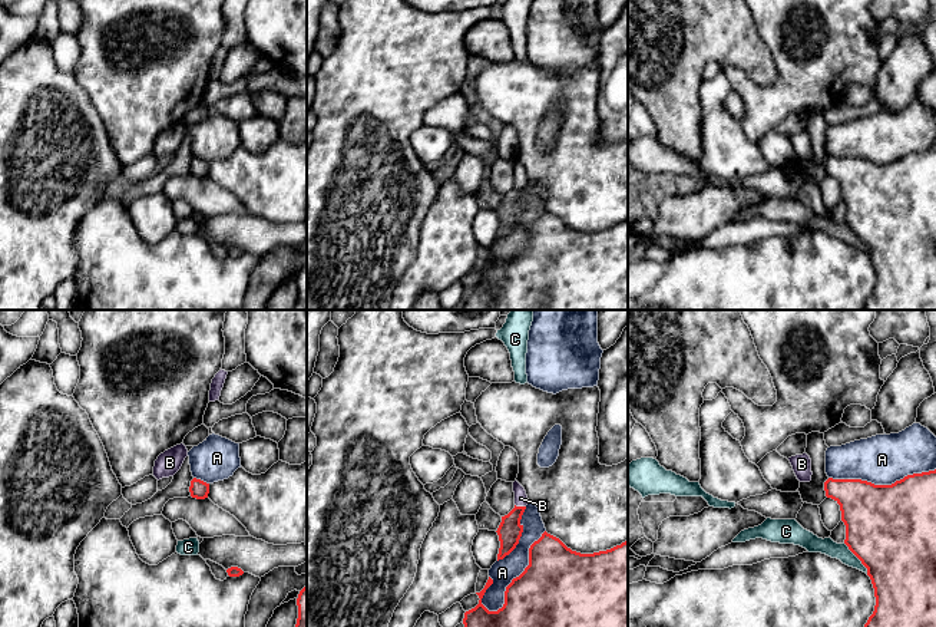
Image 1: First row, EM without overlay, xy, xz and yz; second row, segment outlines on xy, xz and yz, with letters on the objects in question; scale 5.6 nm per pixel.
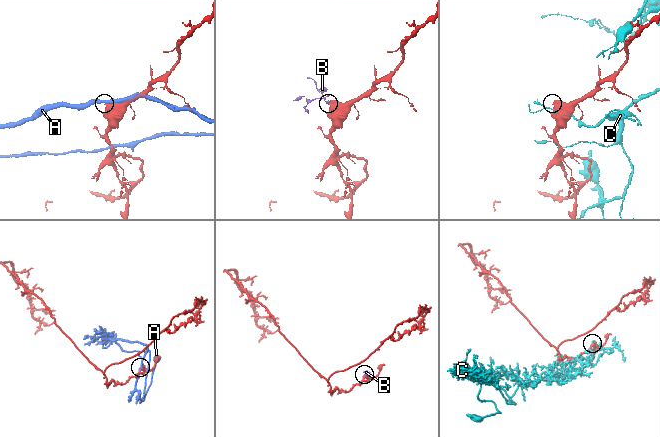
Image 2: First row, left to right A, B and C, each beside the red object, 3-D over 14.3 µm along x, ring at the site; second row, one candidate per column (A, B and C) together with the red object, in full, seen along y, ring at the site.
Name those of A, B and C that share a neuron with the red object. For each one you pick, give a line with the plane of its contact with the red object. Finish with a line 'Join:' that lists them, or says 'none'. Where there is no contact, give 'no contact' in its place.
B: contact in xz
Join: B

